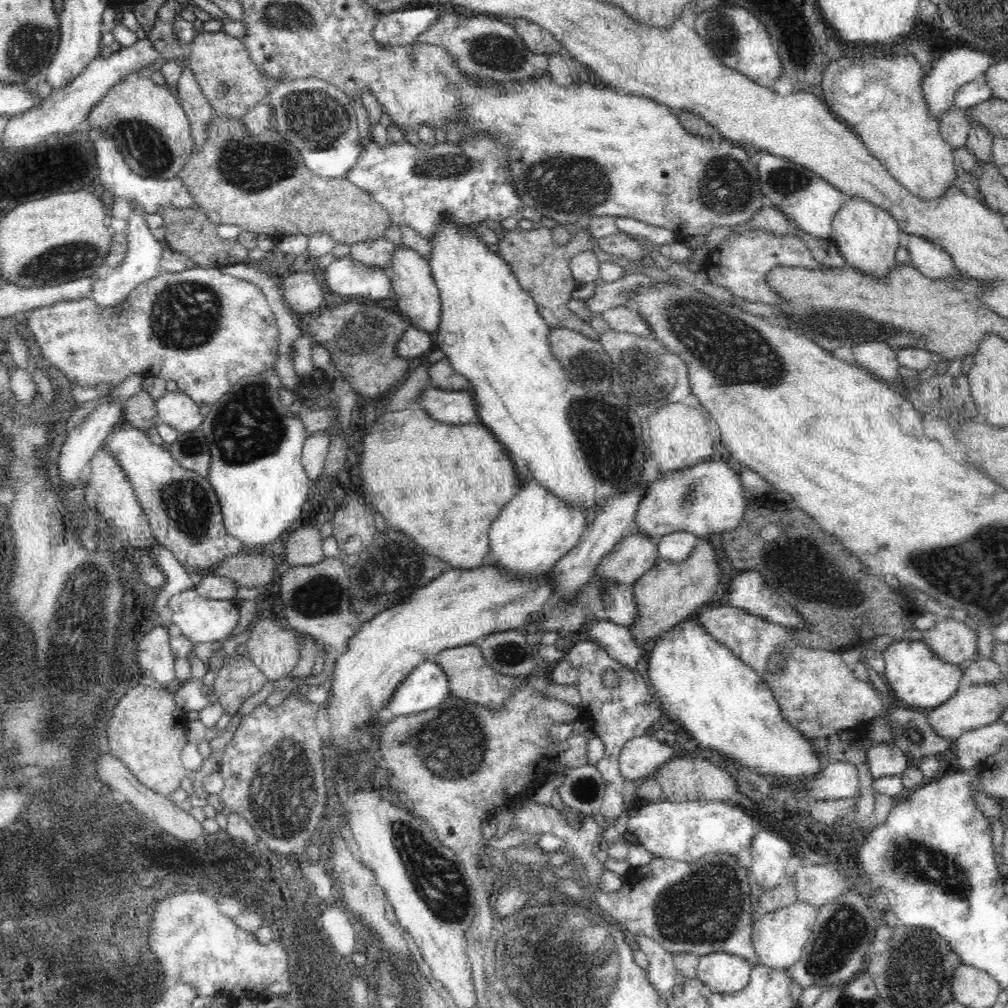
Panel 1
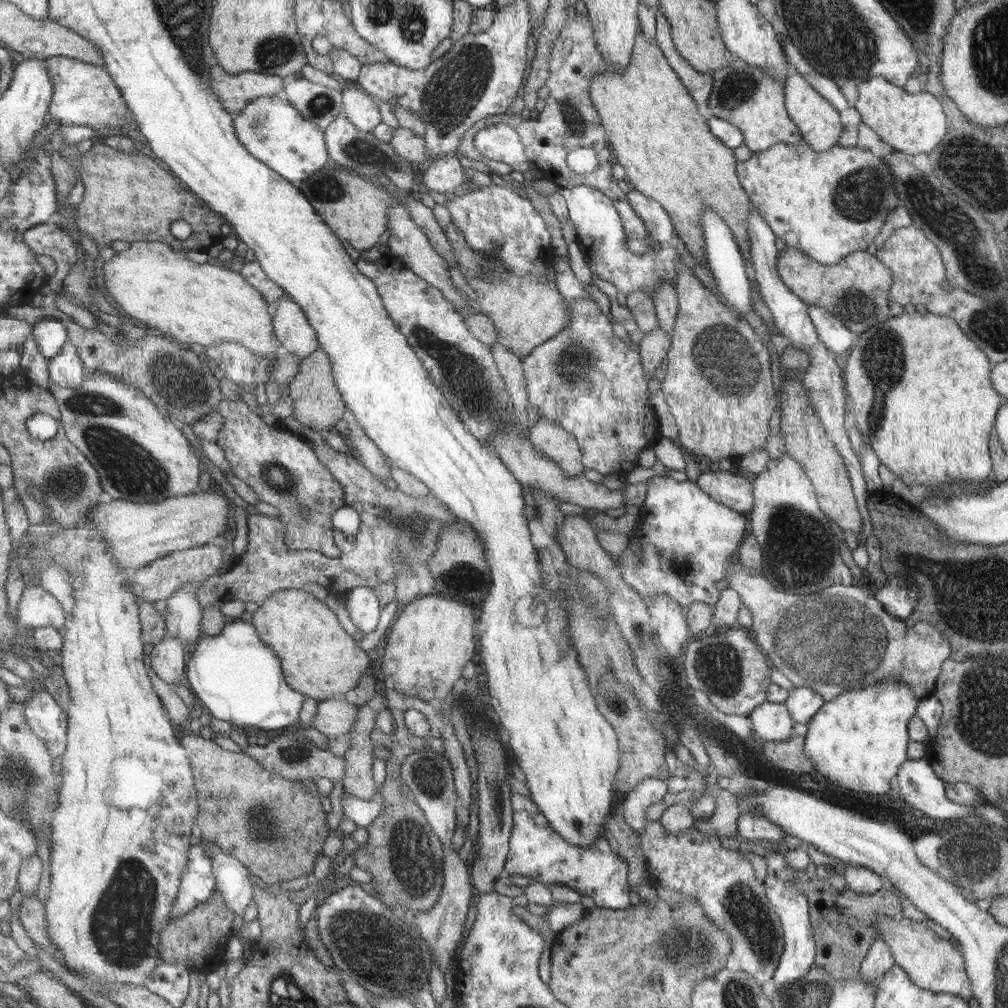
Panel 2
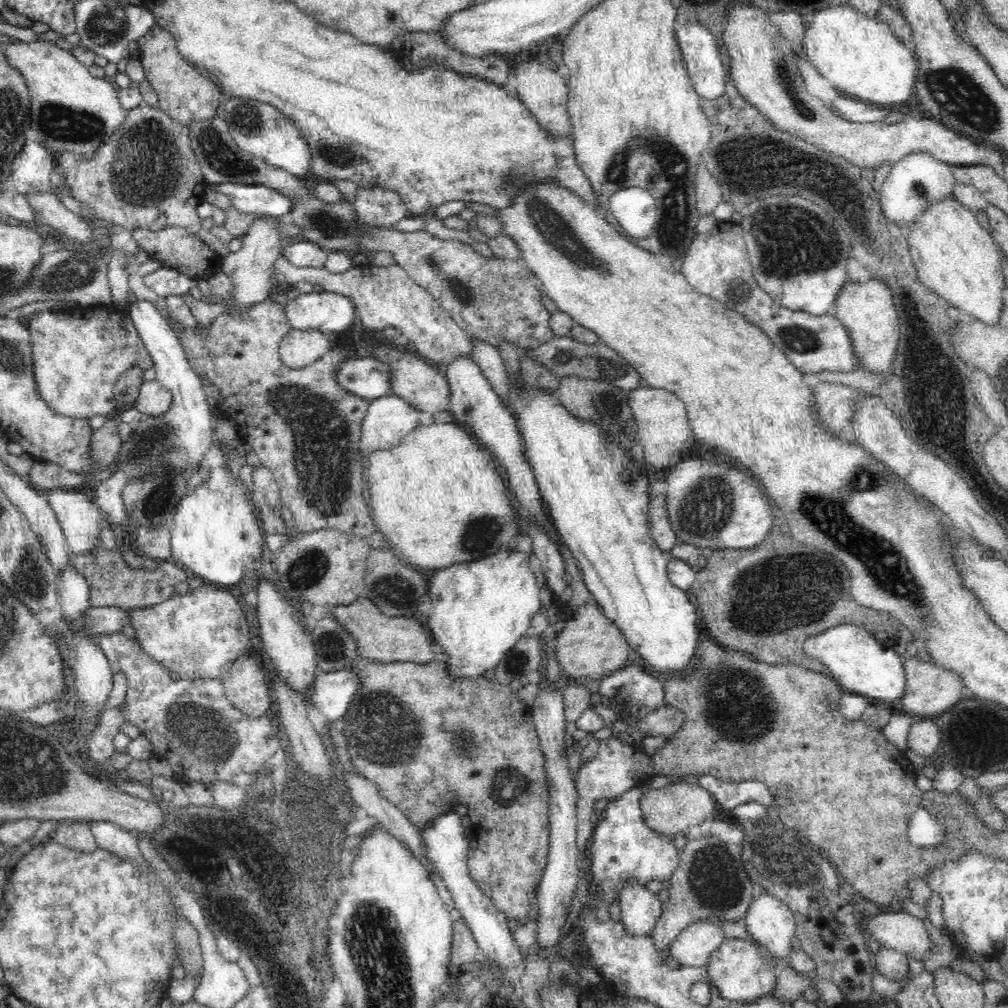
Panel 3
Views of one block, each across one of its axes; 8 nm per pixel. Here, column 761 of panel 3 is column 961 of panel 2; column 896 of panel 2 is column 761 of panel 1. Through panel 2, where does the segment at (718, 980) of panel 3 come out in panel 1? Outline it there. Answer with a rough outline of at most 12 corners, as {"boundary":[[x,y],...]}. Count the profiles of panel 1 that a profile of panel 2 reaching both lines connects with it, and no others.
{"boundary":[[802,900],[754,920],[758,966],[800,962],[818,910]]}

